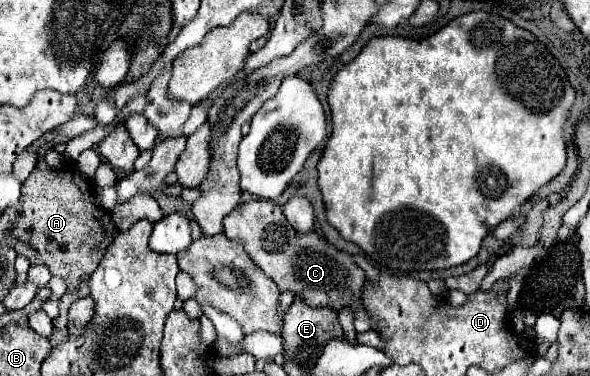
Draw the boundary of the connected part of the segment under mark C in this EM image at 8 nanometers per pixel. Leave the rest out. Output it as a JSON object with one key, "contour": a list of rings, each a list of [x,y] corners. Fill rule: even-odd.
{"contour":[[[272,201],[242,203],[226,217],[224,235],[228,239],[242,241],[250,259],[258,267],[262,267],[262,271],[278,285],[280,293],[290,291],[294,293],[294,297],[302,297],[302,301],[306,301],[314,309],[330,307],[336,313],[348,307],[356,315],[358,307],[362,307],[362,297],[366,287],[364,271],[352,261],[348,253],[326,243],[314,231],[304,235],[296,233],[288,225],[286,217],[282,215],[282,209],[276,203]],[[306,245],[314,245],[314,247],[306,247]]]}

